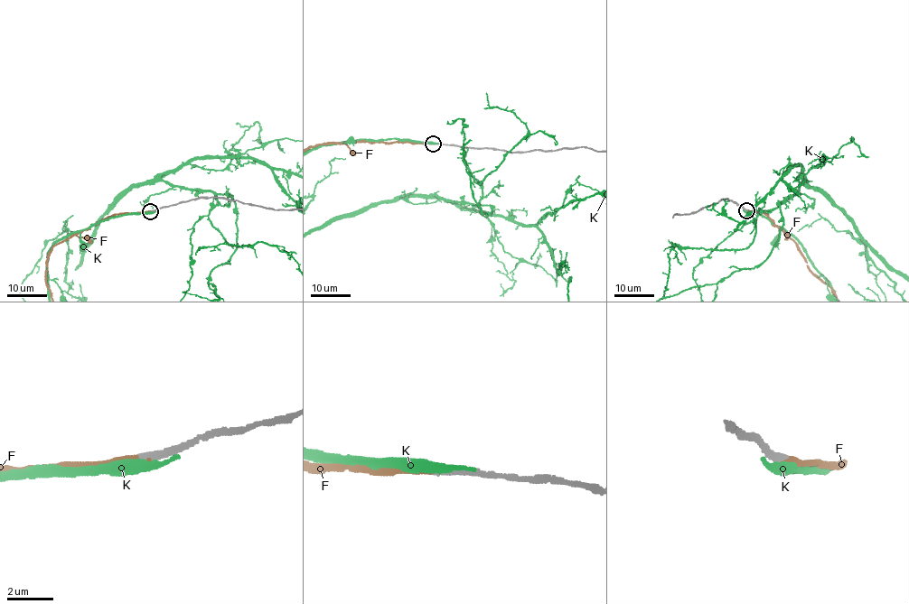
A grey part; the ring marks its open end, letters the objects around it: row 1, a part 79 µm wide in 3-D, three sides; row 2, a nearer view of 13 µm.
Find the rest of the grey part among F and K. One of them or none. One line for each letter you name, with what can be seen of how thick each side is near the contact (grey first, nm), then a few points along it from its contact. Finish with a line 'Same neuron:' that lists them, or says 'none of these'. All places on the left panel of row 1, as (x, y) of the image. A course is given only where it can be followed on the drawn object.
F: 320/180 nm
Same neuron: F

